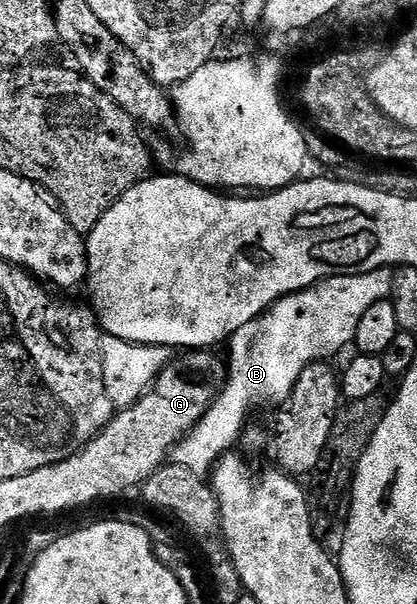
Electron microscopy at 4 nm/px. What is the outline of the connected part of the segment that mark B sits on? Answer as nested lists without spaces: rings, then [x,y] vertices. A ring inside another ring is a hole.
[[[392,268],[376,269],[370,273],[356,273],[350,277],[328,277],[326,281],[307,287],[301,293],[292,293],[279,298],[256,322],[257,334],[253,337],[253,346],[250,349],[230,351],[229,361],[227,357],[227,376],[224,378],[220,393],[203,415],[203,419],[199,419],[197,426],[187,436],[182,437],[173,448],[172,463],[178,464],[179,467],[190,468],[200,475],[208,474],[217,461],[240,442],[241,430],[247,424],[245,416],[248,415],[249,409],[255,408],[257,404],[272,405],[272,407],[281,405],[308,365],[332,359],[331,357],[335,356],[340,349],[350,348],[355,339],[355,330],[359,327],[359,319],[363,319],[363,314],[374,303],[389,300],[392,278]]]

